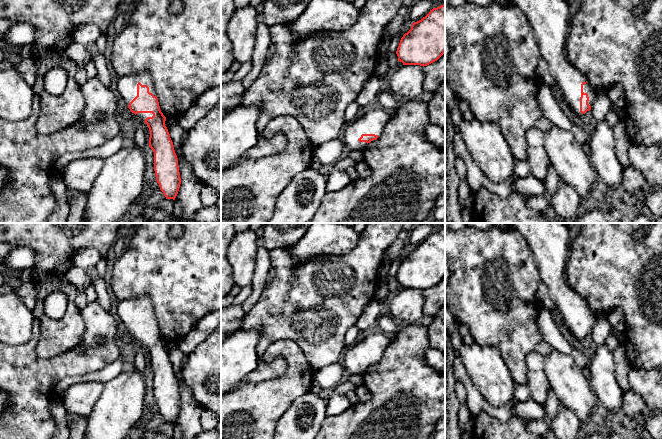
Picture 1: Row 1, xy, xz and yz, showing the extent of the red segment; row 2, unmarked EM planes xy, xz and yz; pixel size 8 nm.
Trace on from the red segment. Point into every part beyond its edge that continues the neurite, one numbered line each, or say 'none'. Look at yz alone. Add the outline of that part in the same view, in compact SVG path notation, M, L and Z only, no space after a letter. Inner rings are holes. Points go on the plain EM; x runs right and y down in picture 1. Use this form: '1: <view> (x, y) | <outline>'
1: yz (550, 242) | M562 223L508 224L522 233L530 246L542 282L549 288L555 312L561 323L570 330L577 341L582 341L581 316L588 318L590 330L597 316L564 278L571 243L568 227Z

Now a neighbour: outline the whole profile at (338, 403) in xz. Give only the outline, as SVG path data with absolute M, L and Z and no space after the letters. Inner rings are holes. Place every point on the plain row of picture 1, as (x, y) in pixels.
M333 393L326 401L326 416L336 417L344 413L352 406L346 393Z

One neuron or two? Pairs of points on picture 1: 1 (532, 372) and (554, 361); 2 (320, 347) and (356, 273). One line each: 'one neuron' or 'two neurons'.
1: two neurons
2: one neuron

